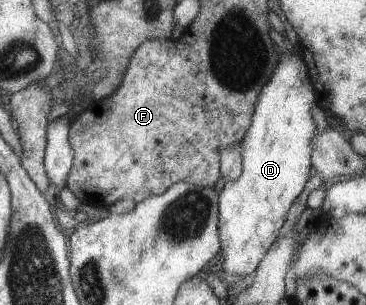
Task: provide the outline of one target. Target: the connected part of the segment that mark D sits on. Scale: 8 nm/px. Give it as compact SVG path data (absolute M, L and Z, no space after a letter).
M299 49L297 53L283 53L269 81L258 93L250 127L242 137L240 176L230 184L225 183L218 195L222 268L232 279L243 279L254 271L278 237L289 206L311 175L309 155L315 131L315 123L311 119L313 103L313 83Z

